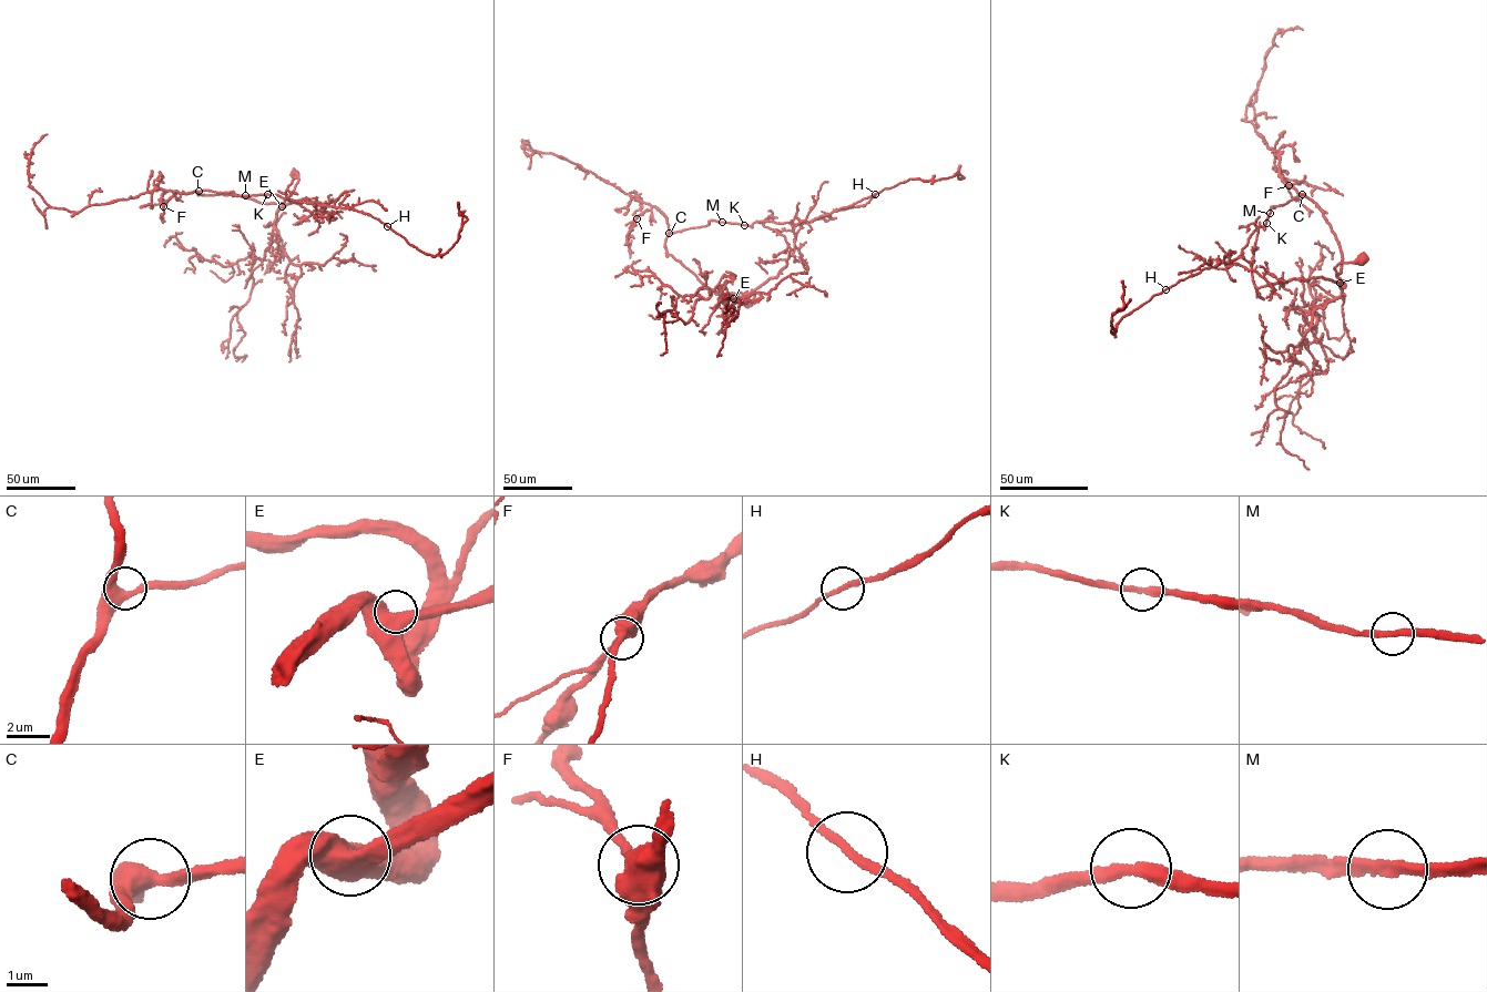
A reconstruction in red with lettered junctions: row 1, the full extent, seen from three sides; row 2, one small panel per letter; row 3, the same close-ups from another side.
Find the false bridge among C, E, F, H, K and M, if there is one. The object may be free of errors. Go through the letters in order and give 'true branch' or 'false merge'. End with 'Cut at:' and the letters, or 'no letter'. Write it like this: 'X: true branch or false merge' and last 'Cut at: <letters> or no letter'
C: true branch
E: true branch
F: true branch
H: true branch
K: true branch
M: true branch
Cut at: no letter

